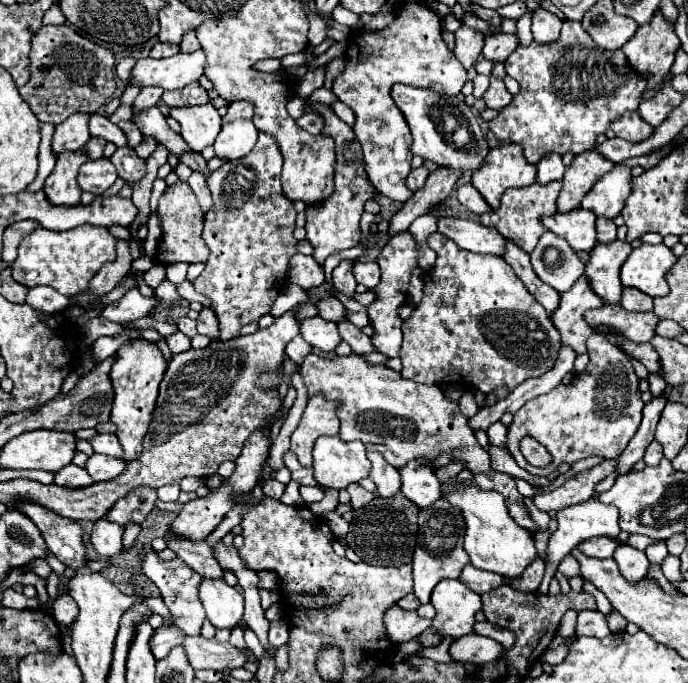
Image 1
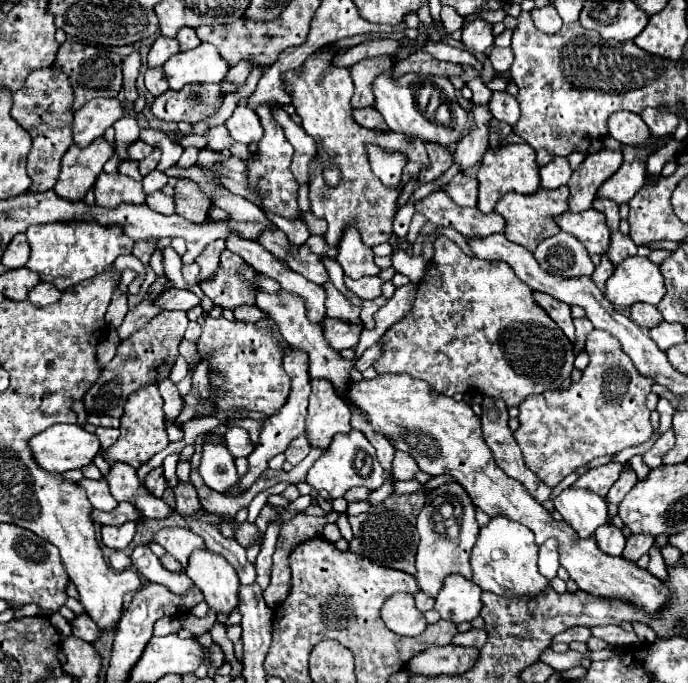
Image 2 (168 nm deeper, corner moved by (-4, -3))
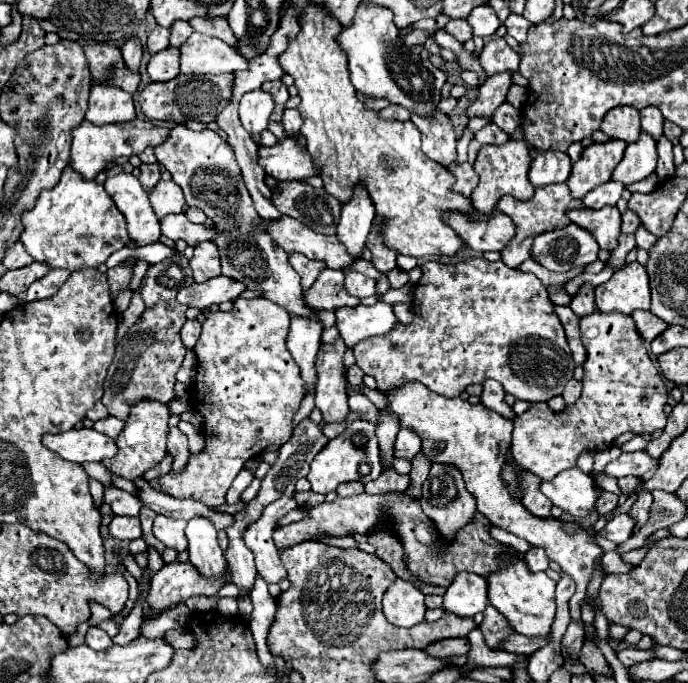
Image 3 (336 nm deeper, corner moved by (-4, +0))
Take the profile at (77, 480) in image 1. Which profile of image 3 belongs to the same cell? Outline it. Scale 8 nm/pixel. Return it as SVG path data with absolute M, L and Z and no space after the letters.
M106 488L104 492L104 502L112 506L114 514L124 514L124 516L138 516L140 514L140 500L120 488Z

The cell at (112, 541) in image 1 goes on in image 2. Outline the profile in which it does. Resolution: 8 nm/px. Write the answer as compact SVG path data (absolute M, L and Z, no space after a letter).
M132 521L122 523L118 527L102 527L102 543L110 549L122 551L130 545L134 533L136 533L136 523Z

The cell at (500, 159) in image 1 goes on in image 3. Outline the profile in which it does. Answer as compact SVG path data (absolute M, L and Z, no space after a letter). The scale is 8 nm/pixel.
M510 138L502 146L482 146L476 156L476 162L474 162L474 170L480 176L480 182L478 182L476 190L470 194L472 206L482 214L490 214L504 194L510 194L518 200L530 200L534 196L534 186L528 180L530 160L532 160L530 148L526 146L524 140Z

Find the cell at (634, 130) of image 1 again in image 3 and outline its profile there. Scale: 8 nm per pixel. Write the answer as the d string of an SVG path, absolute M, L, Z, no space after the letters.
M620 106L612 108L602 120L600 130L610 136L624 142L634 142L640 136L640 116L638 110L632 106Z

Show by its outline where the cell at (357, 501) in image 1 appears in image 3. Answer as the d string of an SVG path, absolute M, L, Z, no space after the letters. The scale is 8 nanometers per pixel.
M344 482L336 488L336 494L346 498L346 496L354 496L354 494L362 494L364 492L364 484L362 482Z

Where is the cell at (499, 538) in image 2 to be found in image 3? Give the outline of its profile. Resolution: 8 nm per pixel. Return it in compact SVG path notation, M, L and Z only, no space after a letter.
M514 554L514 560L512 560L512 564L508 564L508 568L488 576L490 604L498 612L502 612L502 616L508 620L508 624L514 632L524 634L528 638L550 636L554 614L556 614L554 588L556 588L556 582L552 578L548 578L544 572L538 572L538 574L528 572L520 554Z

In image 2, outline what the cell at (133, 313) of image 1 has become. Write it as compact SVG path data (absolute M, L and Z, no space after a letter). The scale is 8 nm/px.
M170 289L170 291L164 291L164 295L160 295L160 299L156 299L156 307L160 307L160 311L166 311L166 309L188 311L190 307L194 307L198 303L200 303L200 299L192 291L186 291L186 289Z

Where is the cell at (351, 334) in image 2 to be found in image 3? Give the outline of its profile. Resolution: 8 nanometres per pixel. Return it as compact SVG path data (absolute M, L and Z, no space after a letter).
M376 302L374 306L358 304L356 308L336 310L336 326L348 348L354 348L368 336L386 334L396 324L398 318L394 314L394 306L386 302Z

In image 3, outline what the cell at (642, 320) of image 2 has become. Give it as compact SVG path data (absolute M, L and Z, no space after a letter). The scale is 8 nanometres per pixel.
M646 310L632 312L632 318L634 318L636 326L638 326L638 332L648 342L652 342L656 336L660 336L668 328L668 324L664 324L664 320L660 320L658 316L654 316L652 312L646 312Z

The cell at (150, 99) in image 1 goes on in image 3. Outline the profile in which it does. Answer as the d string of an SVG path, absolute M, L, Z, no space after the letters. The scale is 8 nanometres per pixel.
M168 46L164 52L158 52L148 62L148 74L152 82L166 82L180 74L180 50Z

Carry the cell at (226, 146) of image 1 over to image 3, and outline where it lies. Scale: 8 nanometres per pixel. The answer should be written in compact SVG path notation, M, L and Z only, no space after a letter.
M252 90L246 92L240 100L240 120L242 126L252 132L262 132L268 128L268 120L274 108L272 94L264 90Z

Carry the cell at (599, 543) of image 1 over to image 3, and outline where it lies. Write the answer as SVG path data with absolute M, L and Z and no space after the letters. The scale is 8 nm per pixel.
M616 514L614 520L610 520L600 534L602 534L604 538L612 540L614 544L622 544L622 542L626 542L626 540L632 536L634 526L636 526L636 524L630 520L628 514Z

